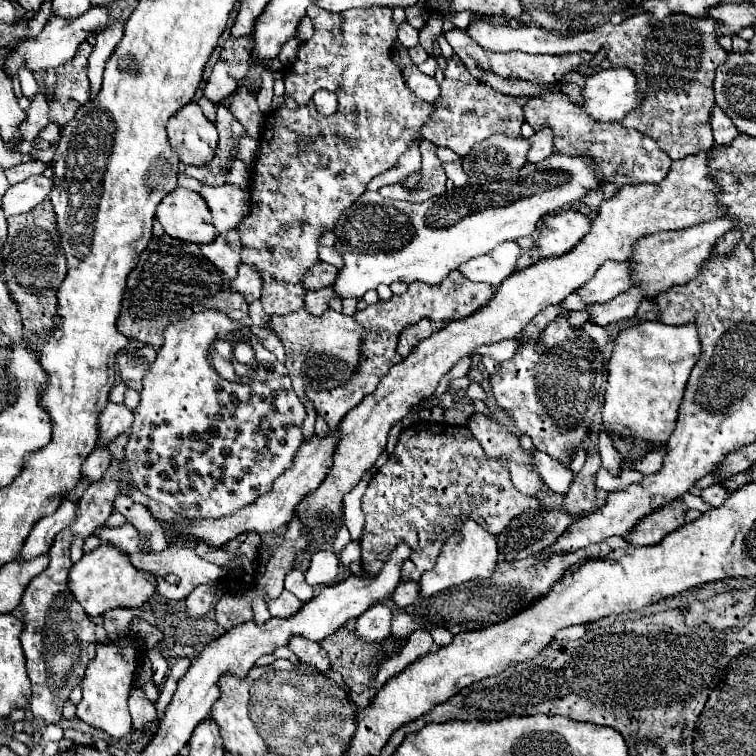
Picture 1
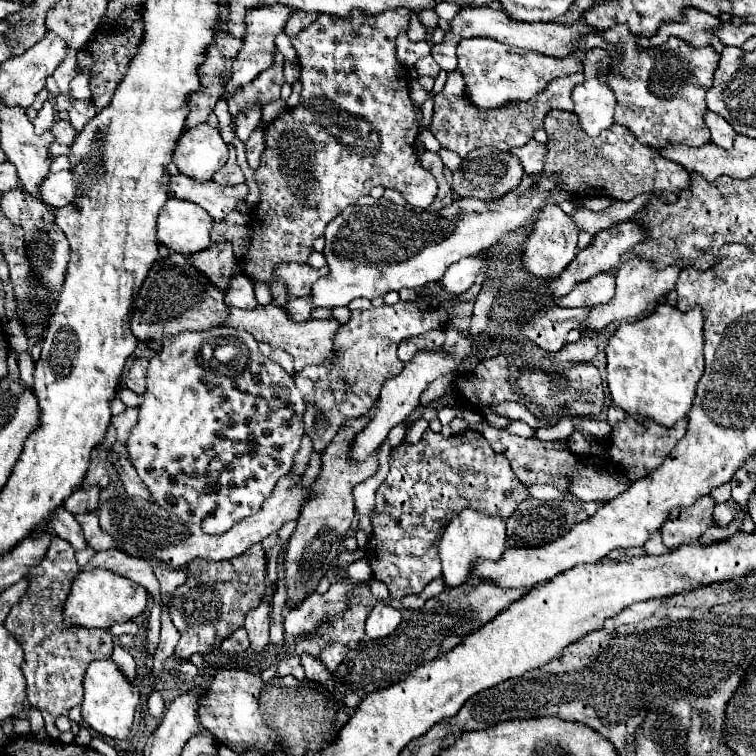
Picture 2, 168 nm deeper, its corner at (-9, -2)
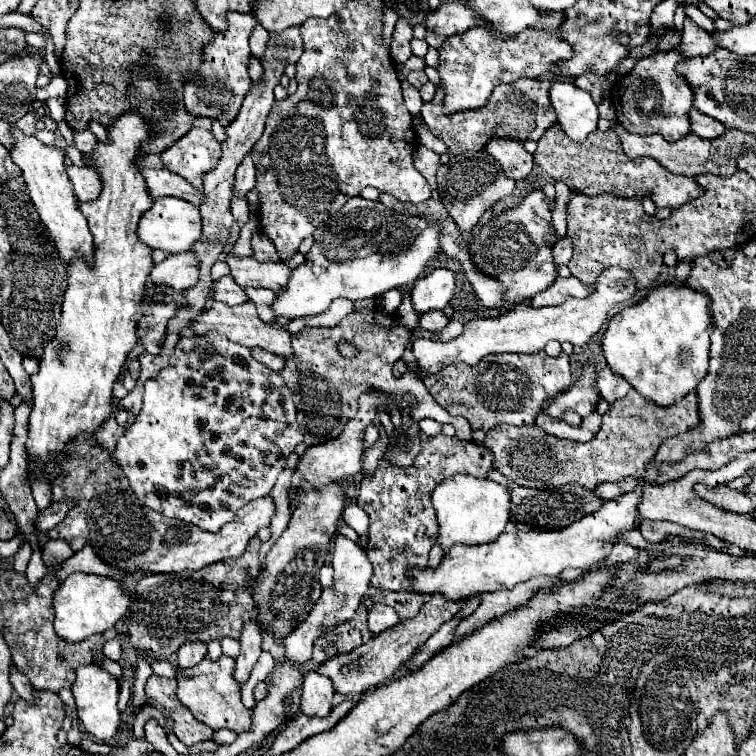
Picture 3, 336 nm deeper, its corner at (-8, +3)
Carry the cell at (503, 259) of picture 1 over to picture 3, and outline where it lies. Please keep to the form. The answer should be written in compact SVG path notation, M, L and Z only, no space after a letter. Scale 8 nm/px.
M448 266L434 268L428 276L420 278L412 286L412 304L418 310L418 314L424 314L432 308L444 308L450 304L456 292L456 280L458 272Z

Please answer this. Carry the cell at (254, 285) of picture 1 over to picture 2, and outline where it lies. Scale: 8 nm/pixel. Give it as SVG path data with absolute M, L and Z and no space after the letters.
M237 273L231 277L229 287L225 291L225 303L229 307L239 307L239 309L255 309L255 293L253 293L253 283L247 275Z

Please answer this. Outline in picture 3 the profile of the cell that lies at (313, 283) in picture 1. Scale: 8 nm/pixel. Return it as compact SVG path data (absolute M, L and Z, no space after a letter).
M230 256L228 260L232 278L242 286L254 288L268 288L278 292L278 288L286 288L286 280L290 280L292 268L286 262L256 262L254 258L238 258Z

